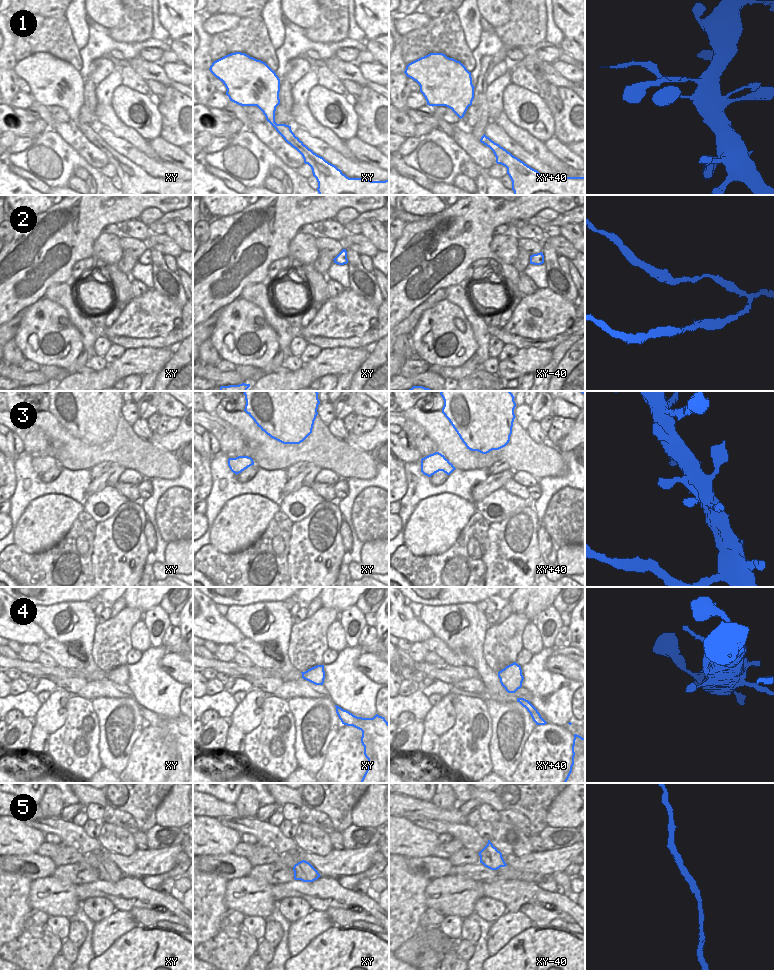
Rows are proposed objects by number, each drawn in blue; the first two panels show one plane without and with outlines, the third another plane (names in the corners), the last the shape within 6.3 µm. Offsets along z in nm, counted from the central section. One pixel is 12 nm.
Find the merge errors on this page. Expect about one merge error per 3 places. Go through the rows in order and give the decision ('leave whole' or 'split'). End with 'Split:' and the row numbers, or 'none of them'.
1: leave whole
2: leave whole
3: leave whole
4: leave whole
5: leave whole
Split: none of them

